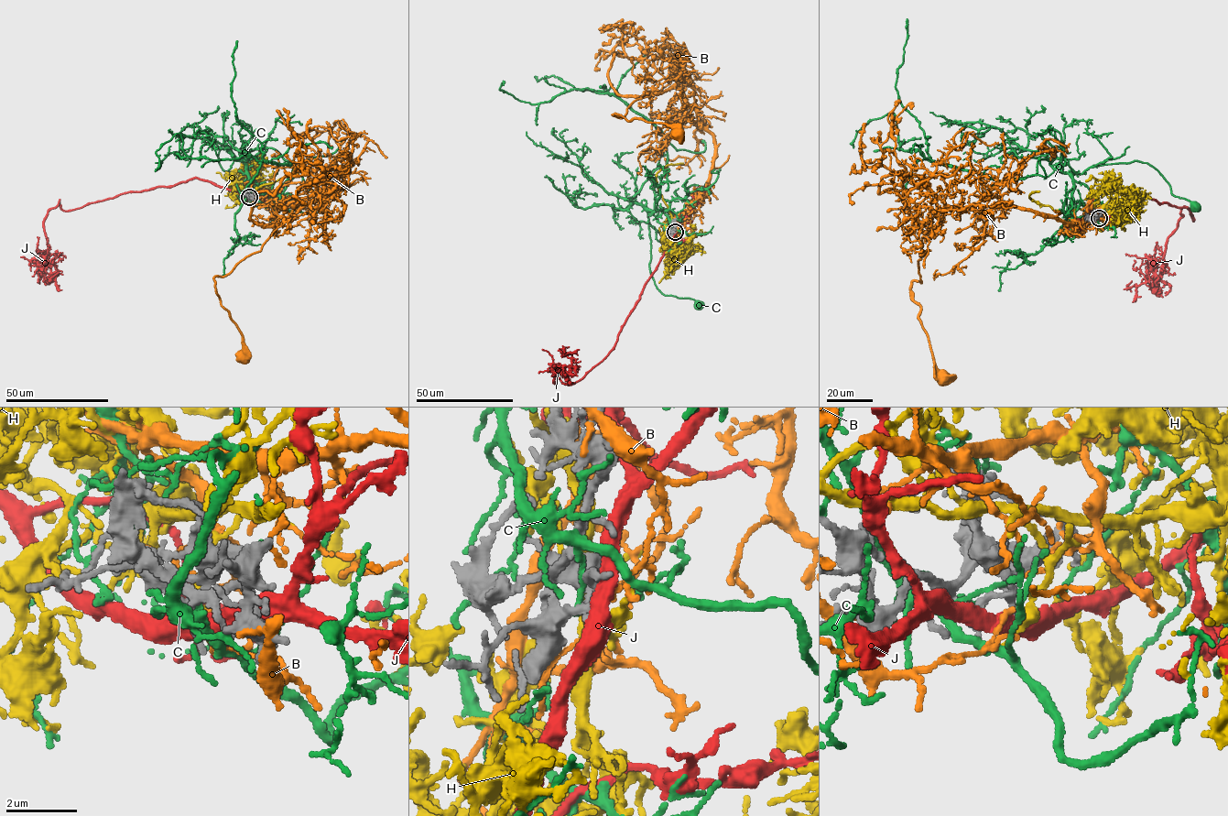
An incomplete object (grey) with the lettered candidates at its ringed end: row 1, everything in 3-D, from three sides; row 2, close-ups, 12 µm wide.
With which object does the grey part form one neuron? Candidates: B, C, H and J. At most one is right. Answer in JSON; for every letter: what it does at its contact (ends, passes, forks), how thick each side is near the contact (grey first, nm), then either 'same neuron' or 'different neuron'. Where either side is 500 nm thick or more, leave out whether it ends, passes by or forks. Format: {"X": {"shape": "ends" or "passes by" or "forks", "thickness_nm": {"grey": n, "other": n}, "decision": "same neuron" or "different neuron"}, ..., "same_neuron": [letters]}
{"B": {"shape": "forks", "thickness_nm": {"grey": 200, "other": 80}, "decision": "different neuron"}, "C": {"shape": "ends", "thickness_nm": {"grey": 240, "other": 110}, "decision": "different neuron"}, "H": {"shape": "passes by", "thickness_nm": {"grey": 240, "other": 240}, "decision": "same neuron"}, "J": {"thickness_nm": {"grey": 170, "other": 500}, "decision": "different neuron"}, "same_neuron": ["H"]}

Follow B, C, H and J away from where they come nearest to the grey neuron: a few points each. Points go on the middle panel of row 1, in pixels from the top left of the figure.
B: (674, 232), (706, 185), (713, 136), (677, 86), (644, 92), (624, 116), (613, 114), (678, 134)
C: (674, 232), (668, 217), (659, 211), (647, 212), (651, 276), (663, 294), (690, 298), (698, 304)
H: (675, 232), (668, 207), (658, 191), (656, 176), (666, 166), (682, 164)
J: (675, 232), (606, 356), (577, 381), (554, 383), (568, 375), (571, 355), (563, 347), (569, 347)

